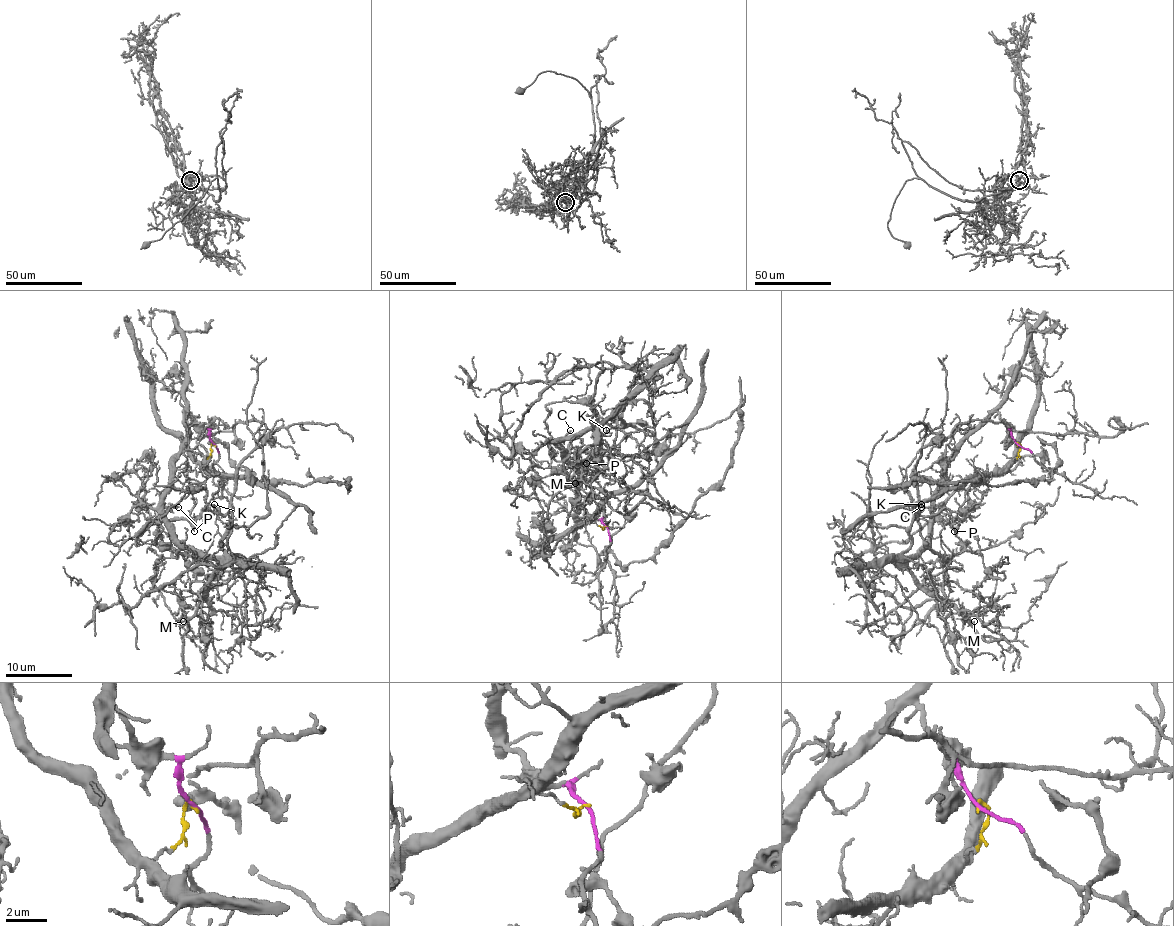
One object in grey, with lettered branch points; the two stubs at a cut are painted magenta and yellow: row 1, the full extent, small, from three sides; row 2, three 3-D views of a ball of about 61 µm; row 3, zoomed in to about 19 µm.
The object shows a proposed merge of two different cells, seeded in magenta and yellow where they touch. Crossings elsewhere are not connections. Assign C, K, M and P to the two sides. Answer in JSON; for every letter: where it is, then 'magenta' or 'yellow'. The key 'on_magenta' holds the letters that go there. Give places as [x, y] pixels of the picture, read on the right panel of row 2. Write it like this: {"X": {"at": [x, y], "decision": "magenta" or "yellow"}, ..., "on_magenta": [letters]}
{"C": {"at": [921, 507], "decision": "magenta"}, "K": {"at": [921, 504], "decision": "magenta"}, "M": {"at": [974, 621], "decision": "magenta"}, "P": {"at": [954, 531], "decision": "yellow"}, "on_magenta": ["C", "K", "M"]}

